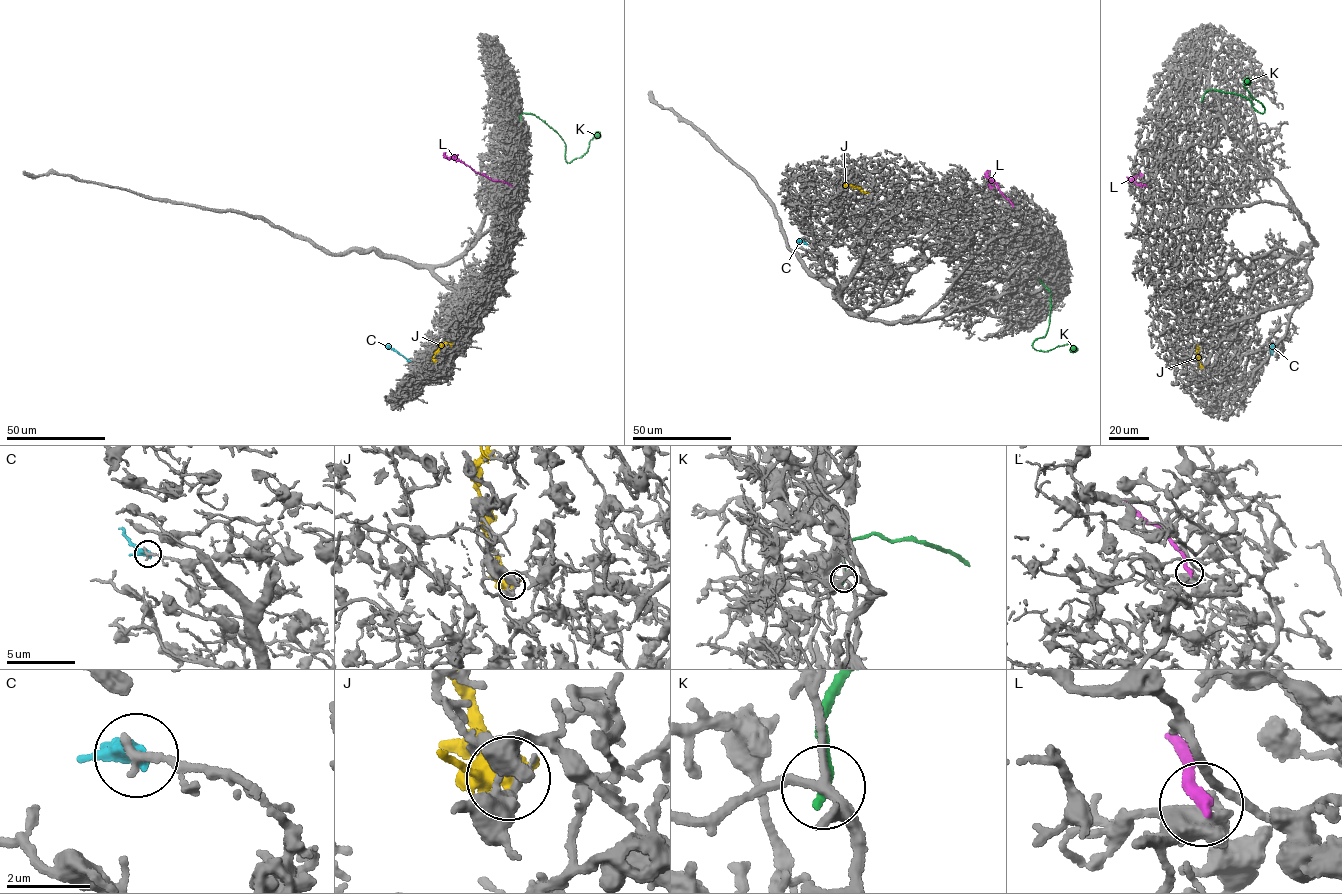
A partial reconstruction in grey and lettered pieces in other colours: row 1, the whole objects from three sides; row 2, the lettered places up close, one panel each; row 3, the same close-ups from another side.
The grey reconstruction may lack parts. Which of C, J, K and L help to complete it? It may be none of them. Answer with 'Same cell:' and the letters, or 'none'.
Same cell: none

